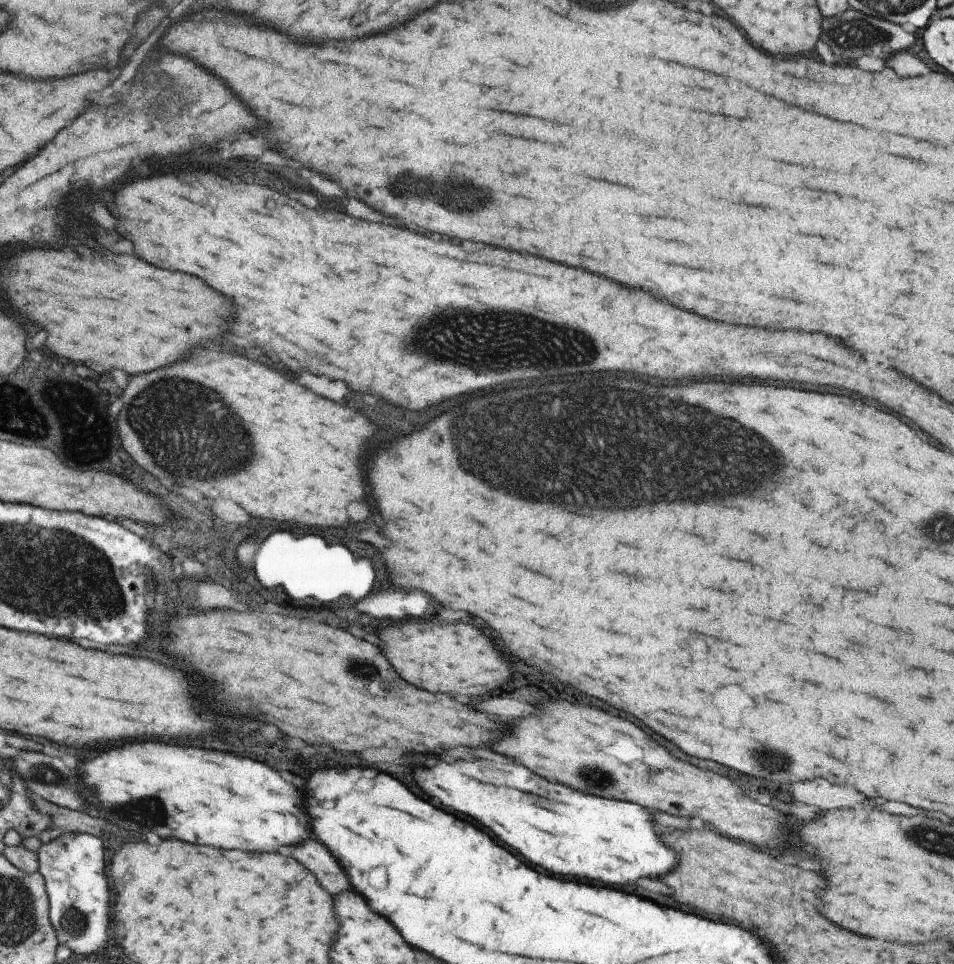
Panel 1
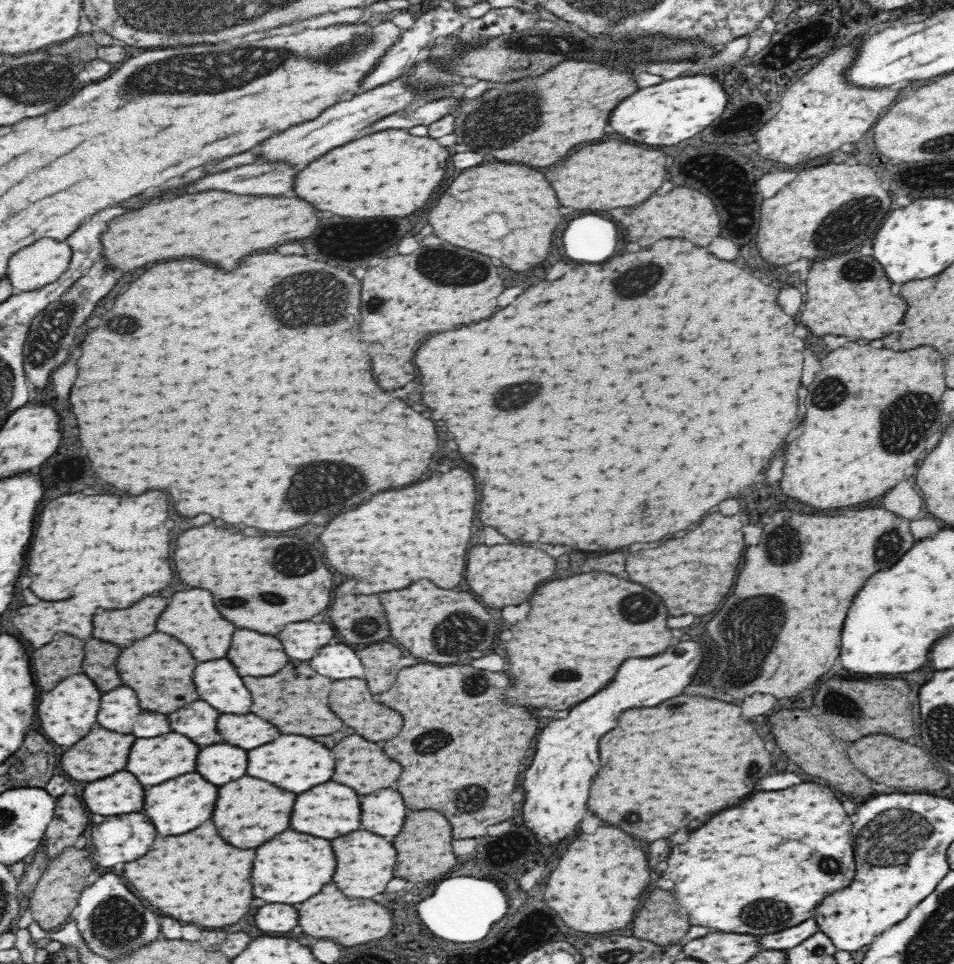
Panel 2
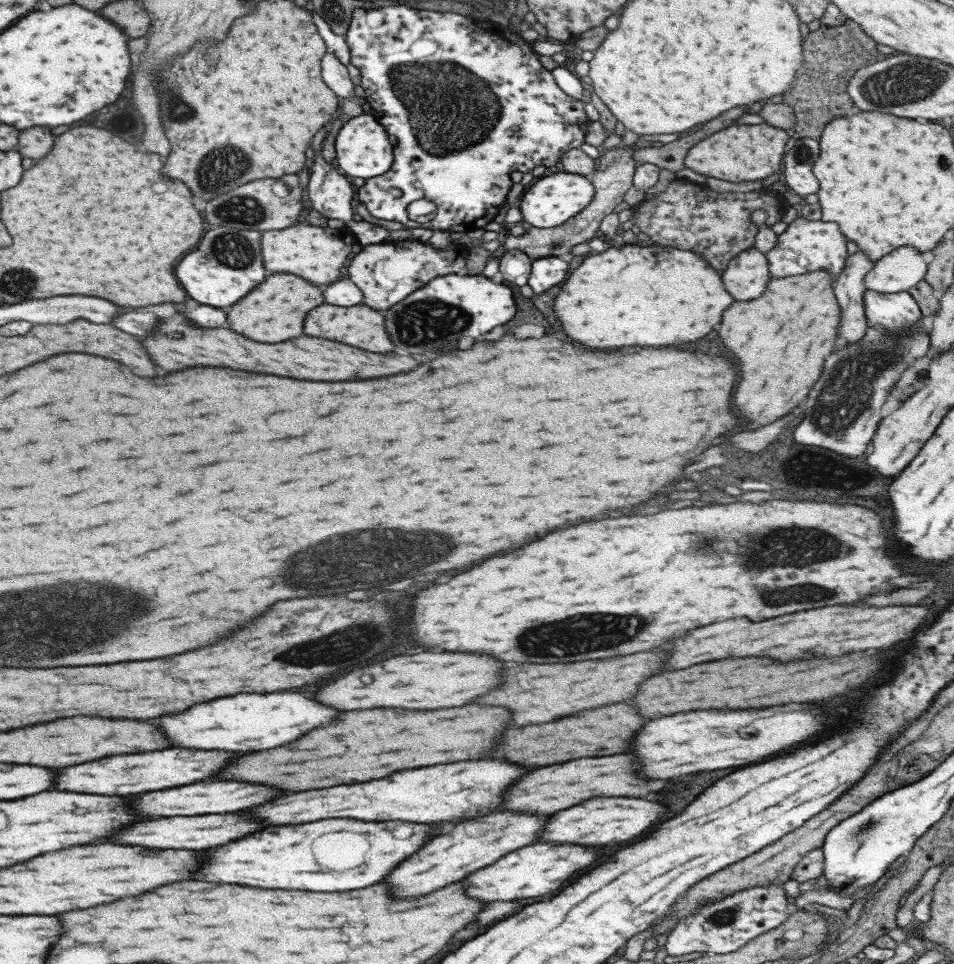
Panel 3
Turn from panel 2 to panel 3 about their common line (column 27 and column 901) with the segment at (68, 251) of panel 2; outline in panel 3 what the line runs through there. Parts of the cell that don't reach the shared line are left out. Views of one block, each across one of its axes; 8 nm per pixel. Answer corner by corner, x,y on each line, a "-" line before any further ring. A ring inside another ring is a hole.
899,246
874,262
863,277
863,286
883,294
903,292
925,276
926,268
919,250

